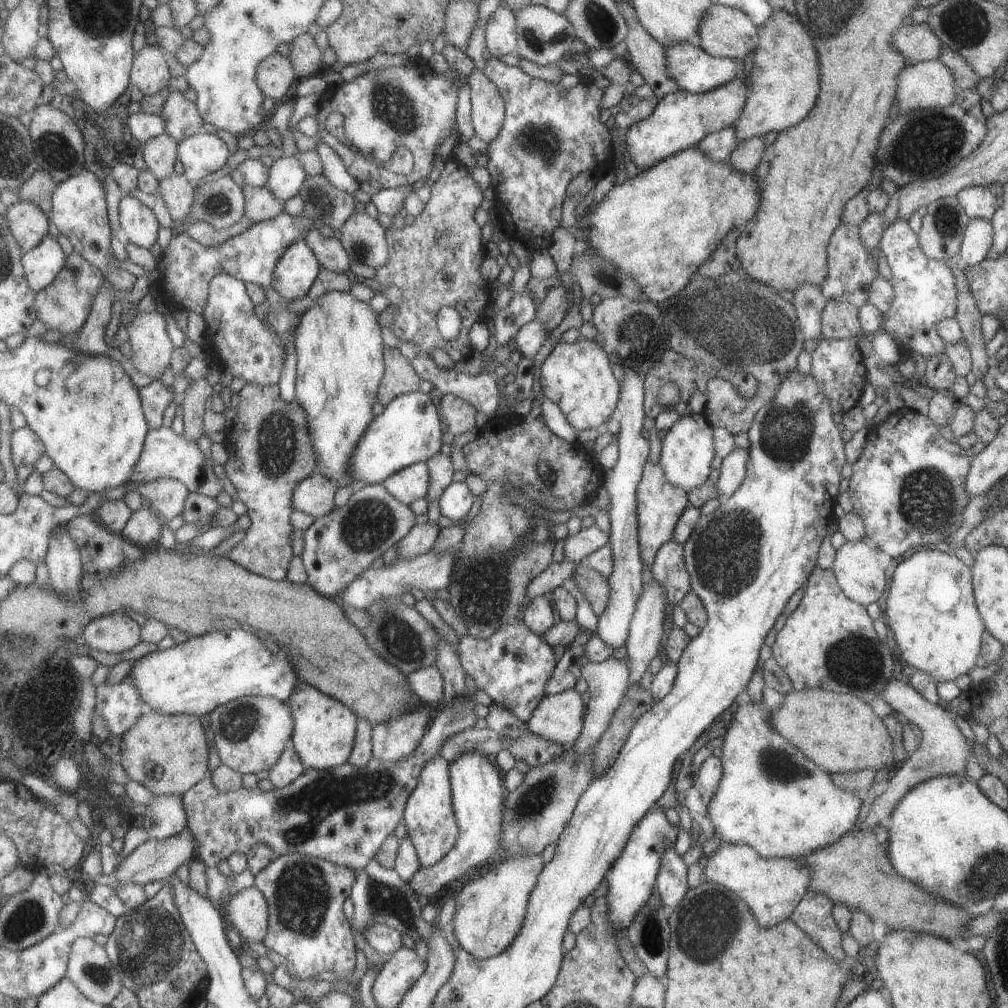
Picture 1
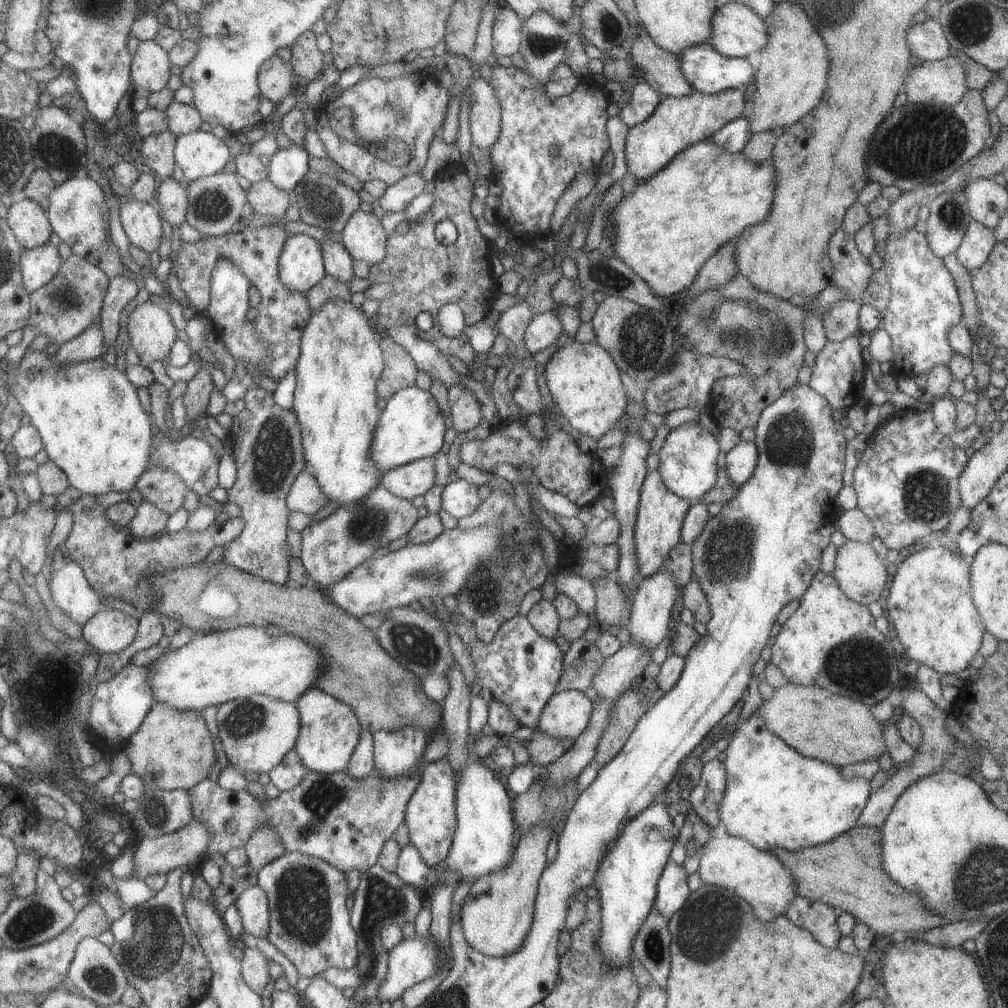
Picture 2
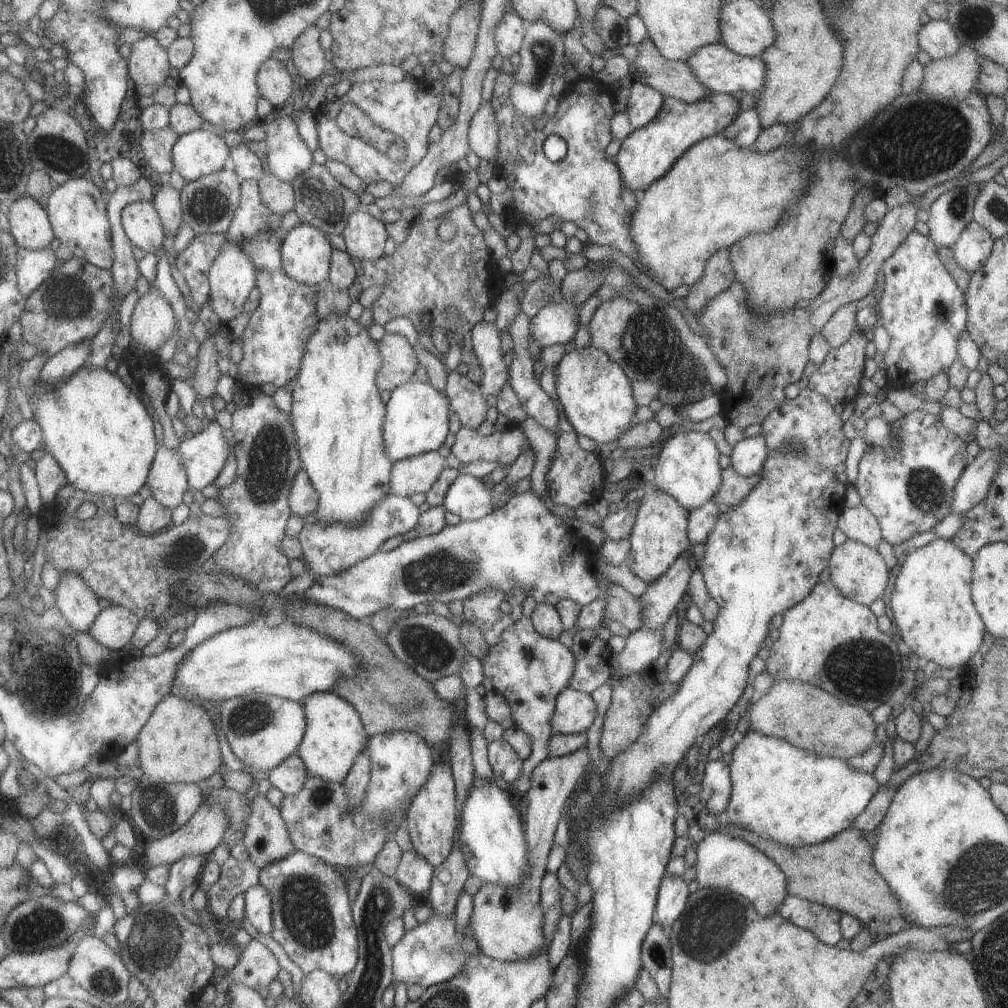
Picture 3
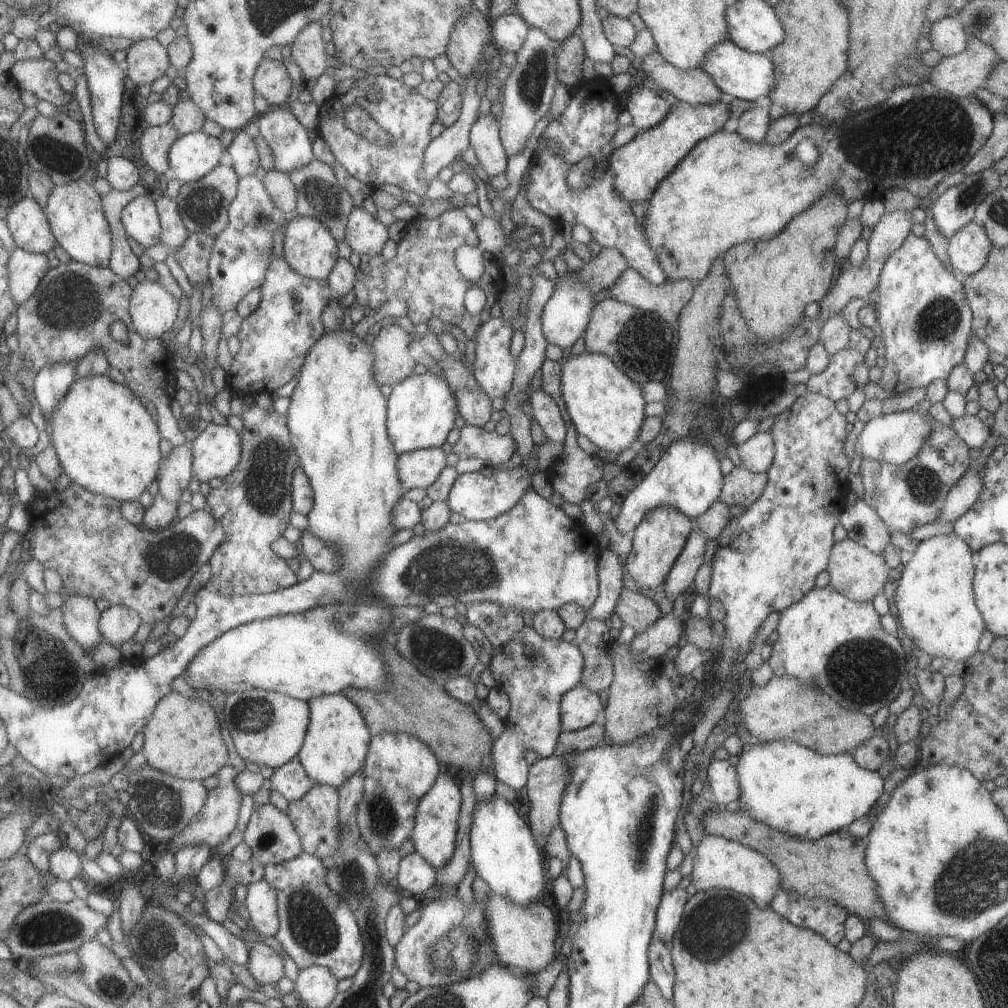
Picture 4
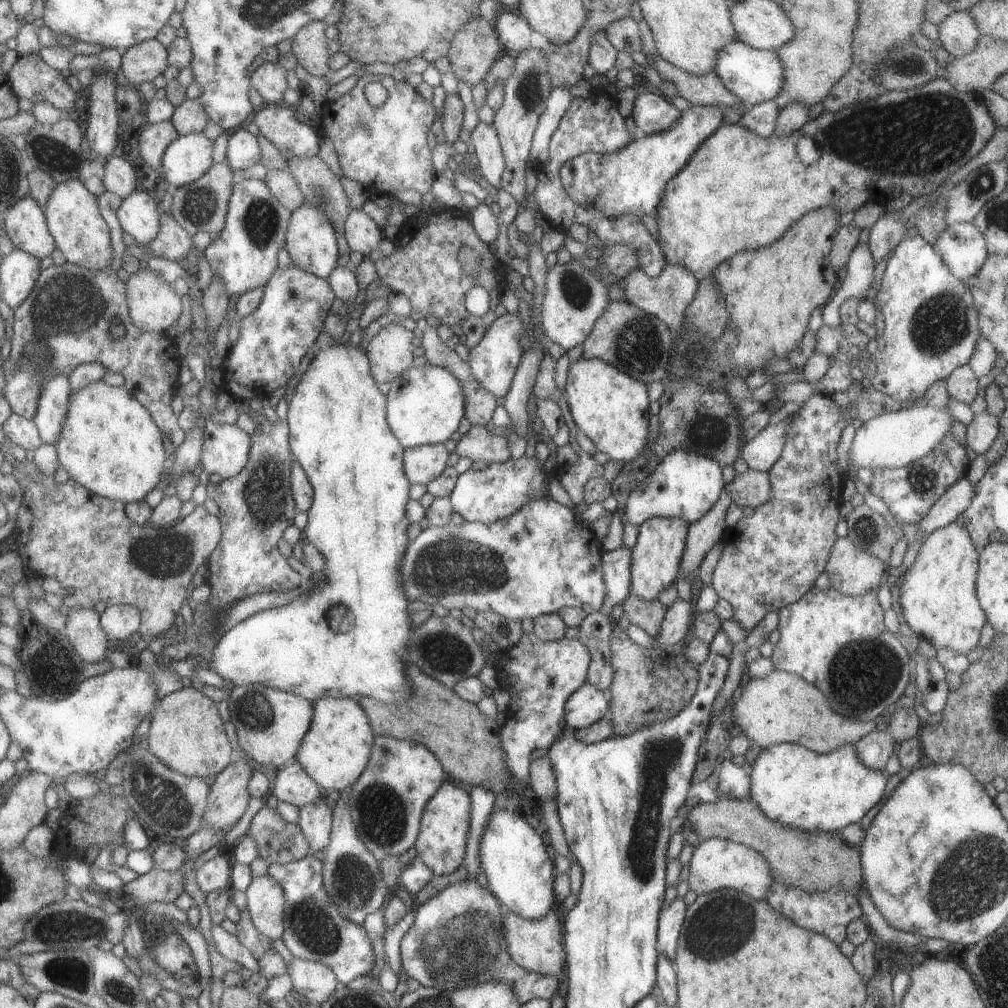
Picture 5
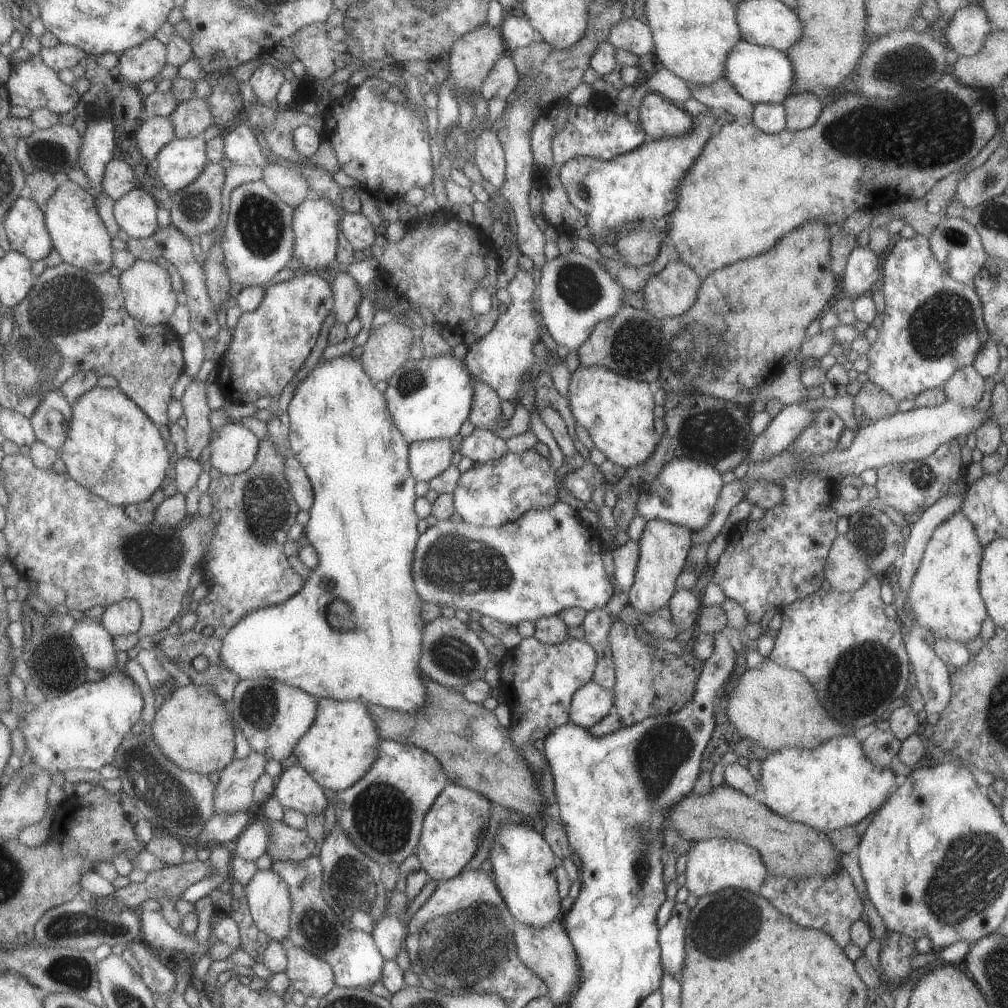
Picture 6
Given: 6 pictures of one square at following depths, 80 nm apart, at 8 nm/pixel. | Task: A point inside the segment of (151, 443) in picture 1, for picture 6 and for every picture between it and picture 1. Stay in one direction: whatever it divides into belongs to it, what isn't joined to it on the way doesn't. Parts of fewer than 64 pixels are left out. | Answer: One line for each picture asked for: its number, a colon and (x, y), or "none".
2: (192, 458)
3: (205, 455)
4: (217, 452)
5: (226, 447)
6: (233, 448)

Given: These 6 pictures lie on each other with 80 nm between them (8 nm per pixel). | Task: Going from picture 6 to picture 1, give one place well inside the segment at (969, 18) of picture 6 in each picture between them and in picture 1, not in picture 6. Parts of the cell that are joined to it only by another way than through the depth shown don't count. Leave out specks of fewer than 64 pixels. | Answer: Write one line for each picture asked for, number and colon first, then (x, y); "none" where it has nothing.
1: (916, 42)
2: (925, 40)
3: (936, 38)
4: (946, 35)
5: (957, 32)

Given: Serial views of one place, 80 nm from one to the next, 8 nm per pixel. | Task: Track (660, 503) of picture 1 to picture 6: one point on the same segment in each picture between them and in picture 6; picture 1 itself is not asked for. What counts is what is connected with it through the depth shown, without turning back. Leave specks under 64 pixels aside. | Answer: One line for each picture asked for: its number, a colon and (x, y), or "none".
2: (660, 515)
3: (658, 536)
4: (658, 539)
5: (655, 558)
6: (663, 546)

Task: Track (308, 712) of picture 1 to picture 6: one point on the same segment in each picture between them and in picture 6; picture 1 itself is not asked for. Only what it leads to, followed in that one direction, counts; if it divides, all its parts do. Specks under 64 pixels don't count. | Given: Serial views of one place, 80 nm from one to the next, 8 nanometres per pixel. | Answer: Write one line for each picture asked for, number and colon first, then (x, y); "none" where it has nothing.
2: (329, 730)
3: (334, 735)
4: (336, 743)
5: (334, 751)
6: (341, 745)

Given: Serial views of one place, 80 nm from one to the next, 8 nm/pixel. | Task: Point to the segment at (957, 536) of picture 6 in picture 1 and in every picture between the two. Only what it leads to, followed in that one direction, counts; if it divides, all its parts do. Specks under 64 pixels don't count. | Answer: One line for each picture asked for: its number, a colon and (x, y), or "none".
1: (930, 607)
2: (929, 603)
3: (931, 604)
4: (935, 605)
5: (937, 597)

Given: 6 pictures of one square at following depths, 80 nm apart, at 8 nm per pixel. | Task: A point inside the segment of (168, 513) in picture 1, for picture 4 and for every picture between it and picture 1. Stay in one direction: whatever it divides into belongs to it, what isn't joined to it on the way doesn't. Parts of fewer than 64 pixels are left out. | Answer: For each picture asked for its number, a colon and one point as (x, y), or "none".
2: (165, 488)
3: (168, 481)
4: (176, 473)

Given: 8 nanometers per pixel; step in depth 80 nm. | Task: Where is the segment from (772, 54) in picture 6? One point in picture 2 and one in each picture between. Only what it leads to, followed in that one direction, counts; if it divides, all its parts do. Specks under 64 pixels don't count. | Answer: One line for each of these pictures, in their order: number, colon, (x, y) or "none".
2: (706, 71)
3: (719, 70)
4: (744, 75)
5: (753, 76)

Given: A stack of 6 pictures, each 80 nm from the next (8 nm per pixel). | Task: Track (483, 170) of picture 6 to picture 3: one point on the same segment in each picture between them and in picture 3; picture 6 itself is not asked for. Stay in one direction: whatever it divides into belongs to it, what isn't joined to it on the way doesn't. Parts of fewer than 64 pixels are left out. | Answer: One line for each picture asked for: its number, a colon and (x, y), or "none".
3: (483, 127)
4: (483, 137)
5: (483, 138)

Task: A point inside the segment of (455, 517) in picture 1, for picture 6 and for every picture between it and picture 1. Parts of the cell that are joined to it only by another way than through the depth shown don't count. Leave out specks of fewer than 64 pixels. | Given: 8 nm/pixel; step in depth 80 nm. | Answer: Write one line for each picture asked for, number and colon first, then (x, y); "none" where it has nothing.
2: (459, 499)
3: (468, 497)
4: (475, 498)
5: (483, 496)
6: (500, 490)

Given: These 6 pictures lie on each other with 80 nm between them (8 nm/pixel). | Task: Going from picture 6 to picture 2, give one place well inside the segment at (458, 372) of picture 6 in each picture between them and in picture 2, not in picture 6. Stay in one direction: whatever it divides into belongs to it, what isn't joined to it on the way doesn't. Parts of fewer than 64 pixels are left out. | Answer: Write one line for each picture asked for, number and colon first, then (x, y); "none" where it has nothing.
2: (410, 427)
3: (415, 421)
4: (420, 410)
5: (424, 405)

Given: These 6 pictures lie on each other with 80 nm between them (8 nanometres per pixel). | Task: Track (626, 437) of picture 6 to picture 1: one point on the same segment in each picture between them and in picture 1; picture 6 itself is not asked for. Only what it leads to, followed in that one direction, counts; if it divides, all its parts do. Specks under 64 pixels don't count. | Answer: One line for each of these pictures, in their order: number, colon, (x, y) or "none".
1: (576, 376)
2: (583, 382)
3: (595, 394)
4: (604, 404)
5: (611, 409)

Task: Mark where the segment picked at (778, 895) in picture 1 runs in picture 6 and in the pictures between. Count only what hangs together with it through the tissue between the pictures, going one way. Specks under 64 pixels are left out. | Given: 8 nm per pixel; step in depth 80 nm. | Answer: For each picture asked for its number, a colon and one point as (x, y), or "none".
2: (759, 878)
3: (722, 860)
4: (719, 863)
5: (716, 863)
6: (717, 863)

